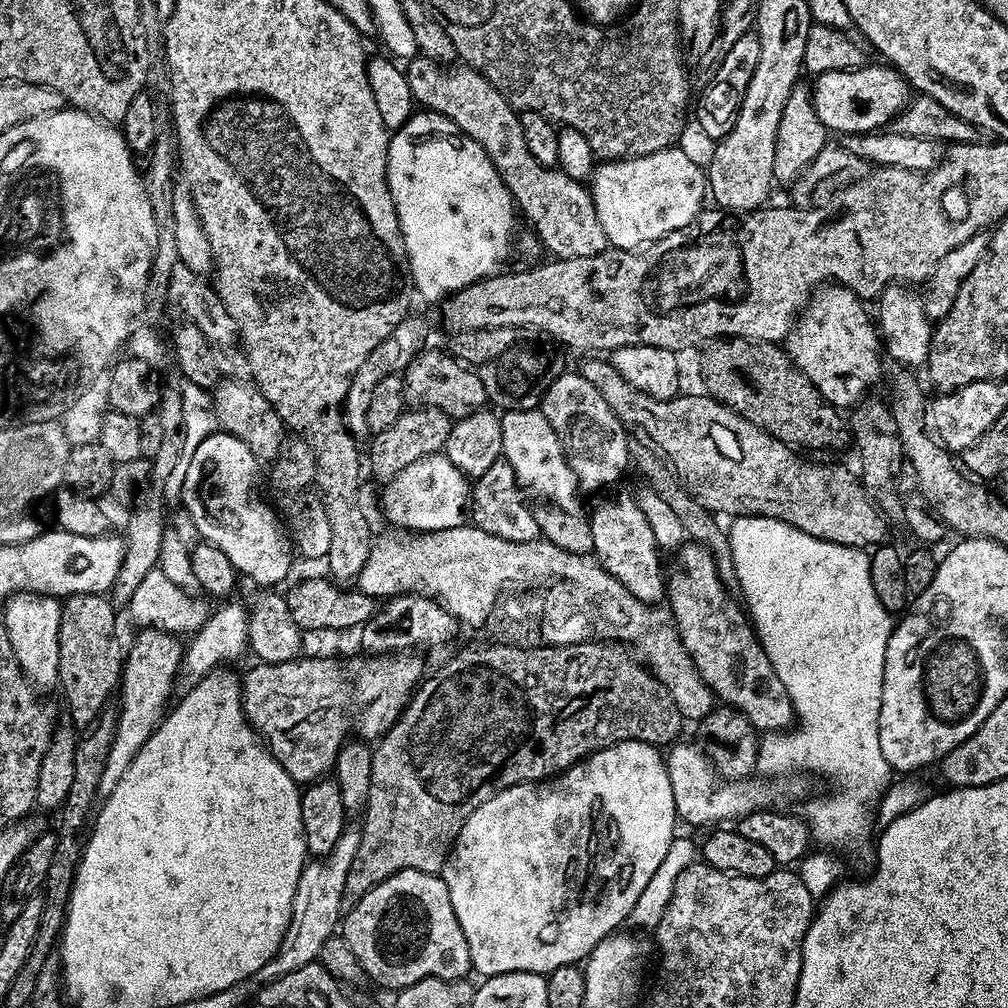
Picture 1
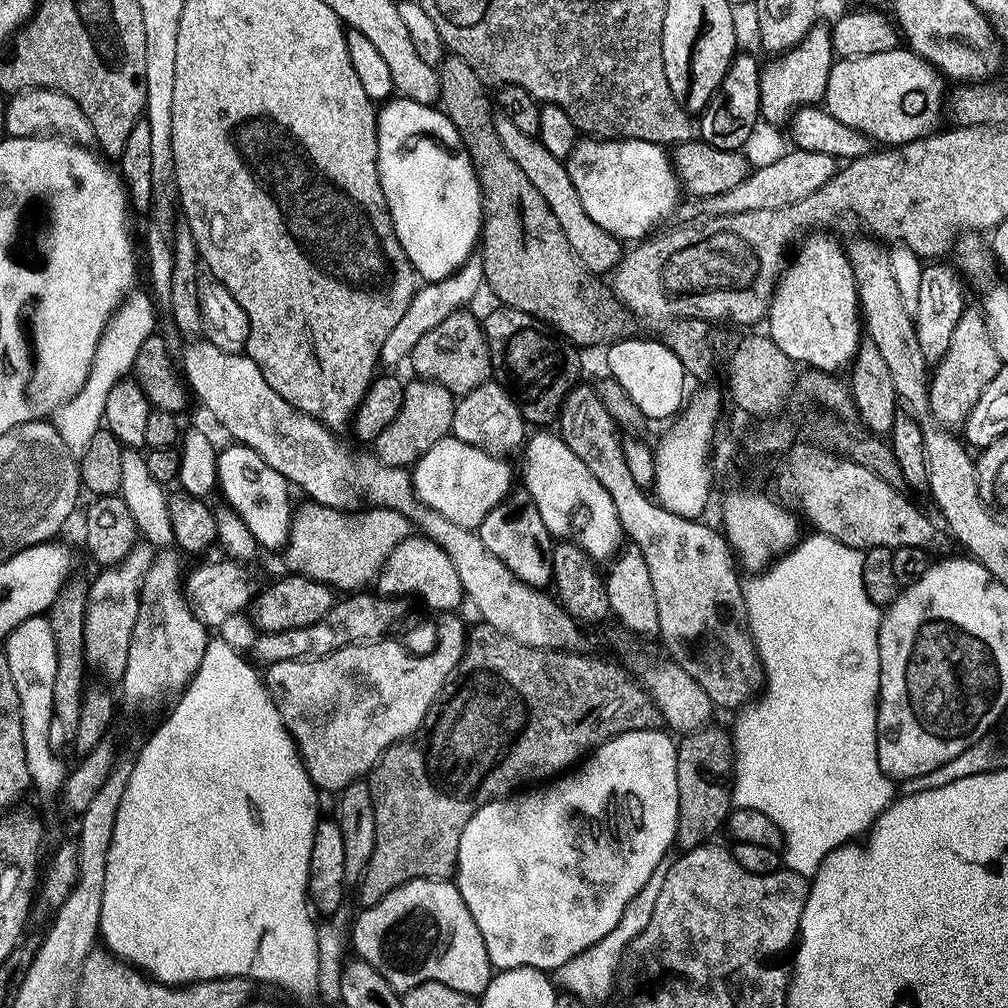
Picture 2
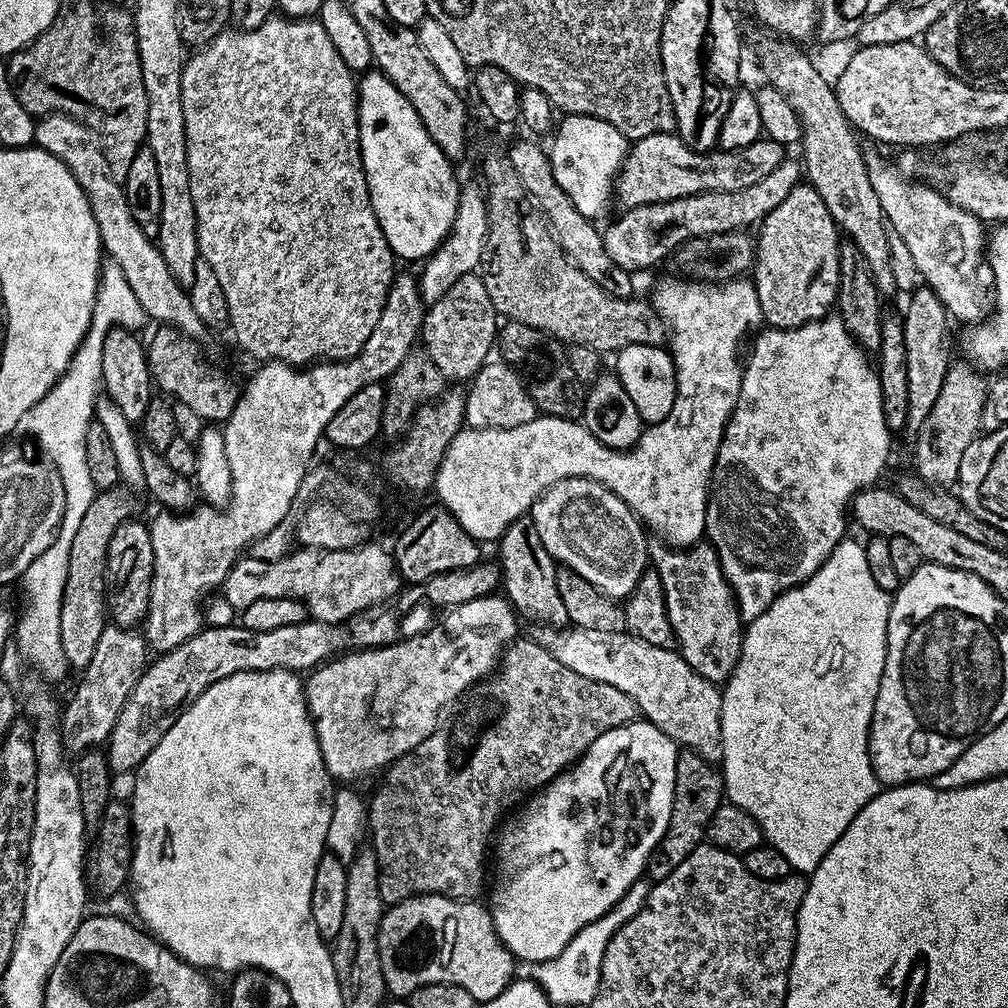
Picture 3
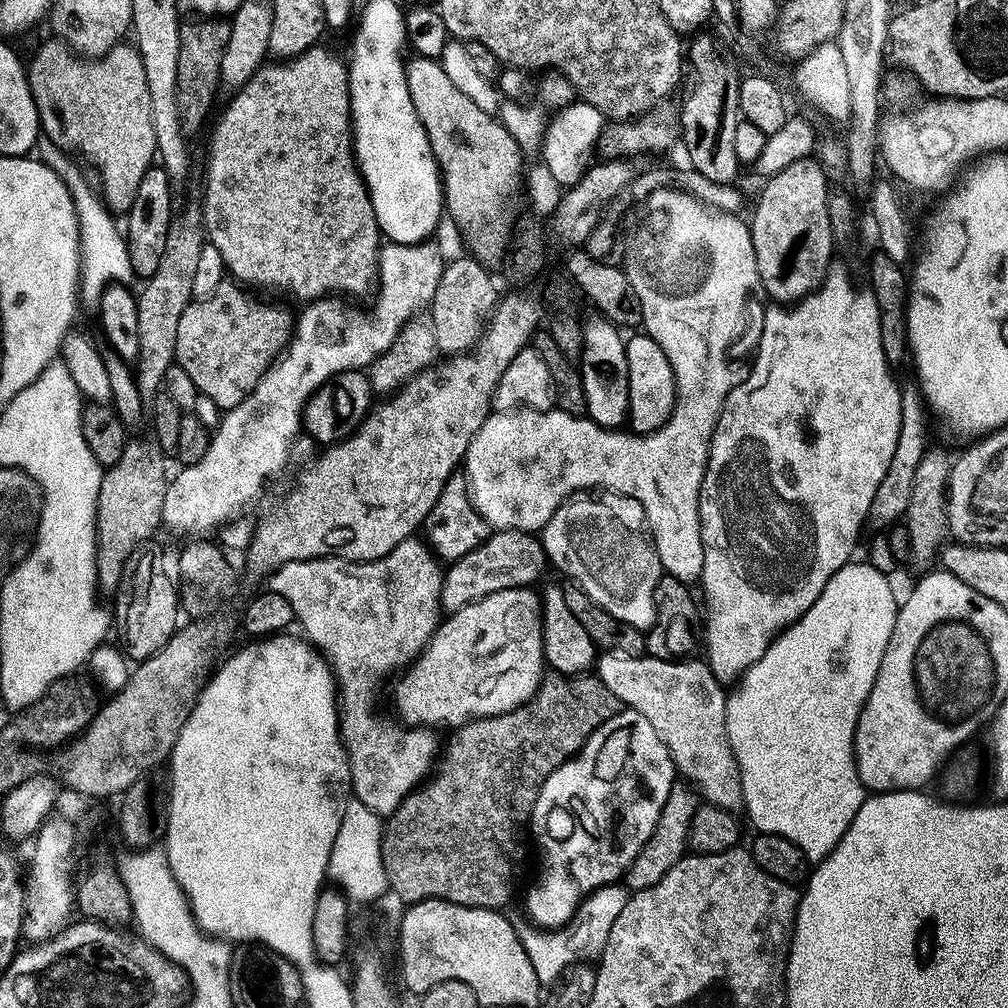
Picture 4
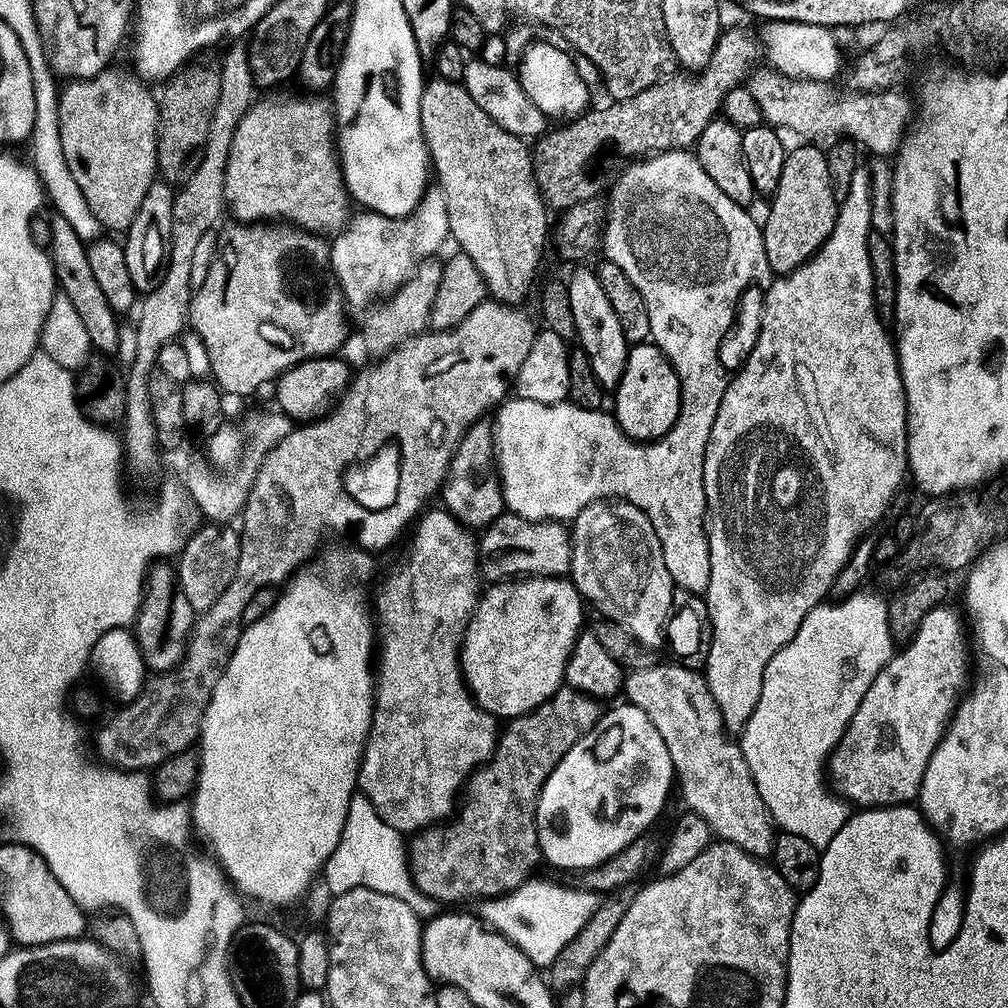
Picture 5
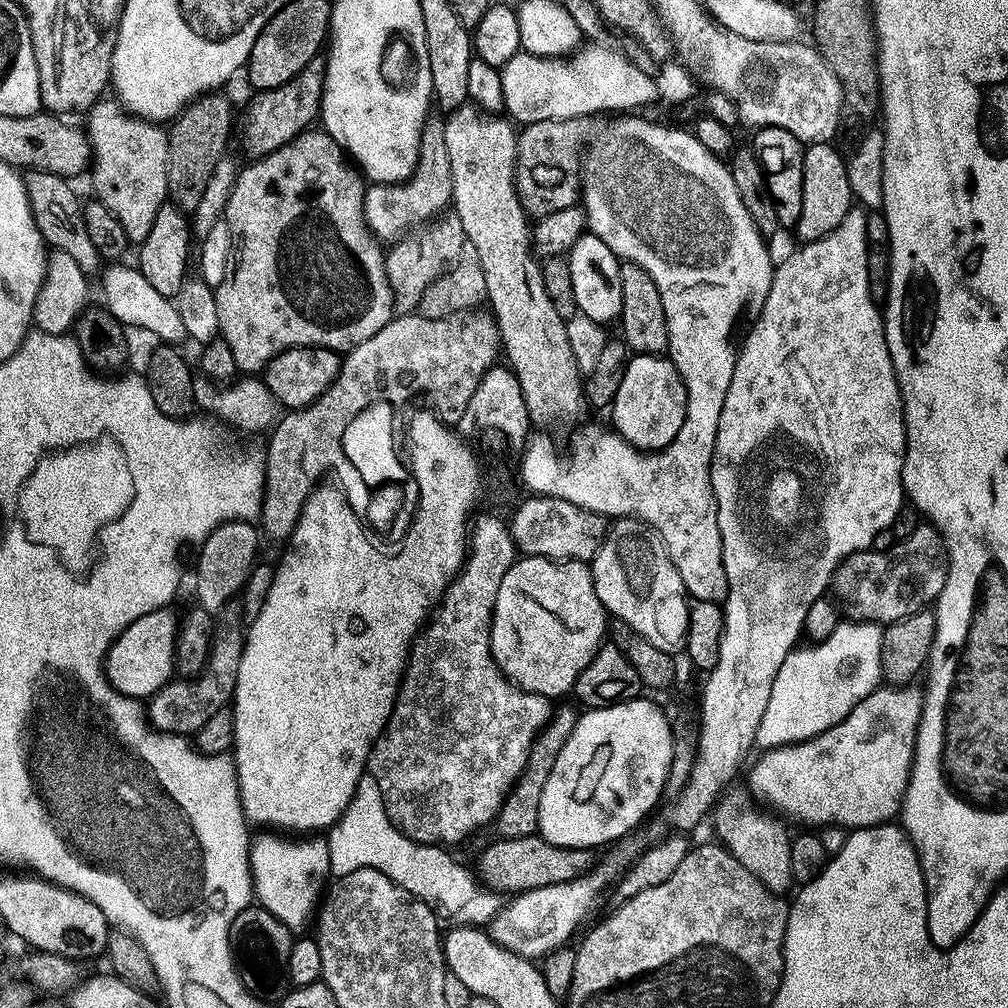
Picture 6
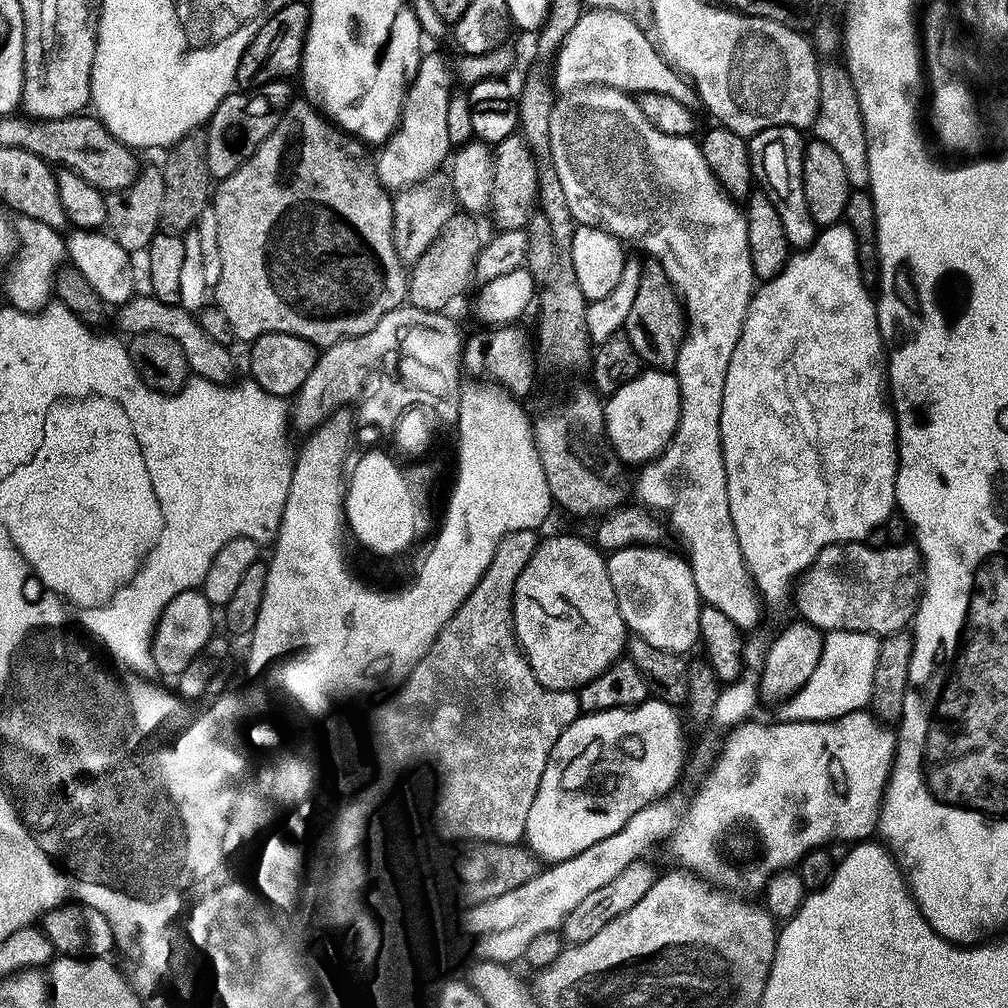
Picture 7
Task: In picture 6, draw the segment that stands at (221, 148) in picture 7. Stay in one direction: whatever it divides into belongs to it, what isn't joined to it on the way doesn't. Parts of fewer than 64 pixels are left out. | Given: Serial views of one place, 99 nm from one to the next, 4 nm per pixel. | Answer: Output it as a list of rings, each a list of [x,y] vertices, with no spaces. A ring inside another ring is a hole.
[[[307,68],[300,72],[295,80],[281,84],[279,88],[270,88],[256,94],[252,105],[248,108],[248,125],[244,128],[244,148],[253,152],[253,157],[259,158],[267,153],[283,148],[285,144],[297,139],[296,132],[300,132],[312,119],[317,119],[323,97],[323,75],[314,68]]]

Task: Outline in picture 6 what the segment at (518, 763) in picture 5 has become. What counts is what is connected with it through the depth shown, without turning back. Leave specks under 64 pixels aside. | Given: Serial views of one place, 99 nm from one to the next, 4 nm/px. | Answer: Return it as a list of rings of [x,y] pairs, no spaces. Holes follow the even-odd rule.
[[[559,708],[553,711],[548,727],[536,737],[536,742],[528,752],[528,761],[524,767],[524,773],[516,780],[500,812],[496,815],[494,828],[499,835],[506,840],[514,840],[519,836],[531,836],[540,826],[540,803],[542,802],[542,790],[546,786],[546,778],[550,778],[550,770],[554,770],[554,762],[570,734],[574,730],[578,712],[572,708]]]

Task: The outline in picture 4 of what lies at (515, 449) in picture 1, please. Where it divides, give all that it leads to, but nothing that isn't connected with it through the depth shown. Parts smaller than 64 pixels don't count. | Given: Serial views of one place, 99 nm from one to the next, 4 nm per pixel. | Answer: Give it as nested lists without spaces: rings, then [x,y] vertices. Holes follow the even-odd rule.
[[[608,494],[603,497],[605,500],[599,500],[596,496],[599,495],[569,498],[558,510],[554,510],[550,522],[546,522],[542,530],[547,559],[552,568],[554,566],[558,571],[565,572],[571,583],[577,584],[599,608],[618,618],[621,625],[651,629],[656,623],[656,587],[662,569],[656,543],[652,541],[652,534],[648,531],[648,519],[644,517],[642,506],[634,498]]]

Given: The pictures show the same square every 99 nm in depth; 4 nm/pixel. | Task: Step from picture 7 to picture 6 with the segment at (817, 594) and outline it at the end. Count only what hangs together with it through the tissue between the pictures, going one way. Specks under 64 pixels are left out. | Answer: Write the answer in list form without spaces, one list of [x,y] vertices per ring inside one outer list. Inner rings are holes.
[[[922,522],[914,530],[914,534],[910,534],[910,538],[896,540],[893,545],[893,548],[888,548],[885,552],[855,552],[837,566],[836,572],[832,575],[830,592],[849,621],[887,626],[915,612],[925,611],[929,606],[935,605],[942,594],[942,586],[948,577],[948,561],[939,530],[931,523]]]

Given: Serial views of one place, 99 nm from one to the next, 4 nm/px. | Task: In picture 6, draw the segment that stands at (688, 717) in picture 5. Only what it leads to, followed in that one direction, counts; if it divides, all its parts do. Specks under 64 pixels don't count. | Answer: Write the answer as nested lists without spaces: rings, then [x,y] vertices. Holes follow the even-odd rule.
[[[725,791],[714,804],[710,821],[716,827],[715,839],[730,854],[734,854],[734,858],[738,858],[750,874],[757,876],[766,888],[777,894],[787,893],[787,888],[794,884],[790,870],[790,832],[784,829],[786,826],[781,819],[761,807],[747,791],[732,791]]]

